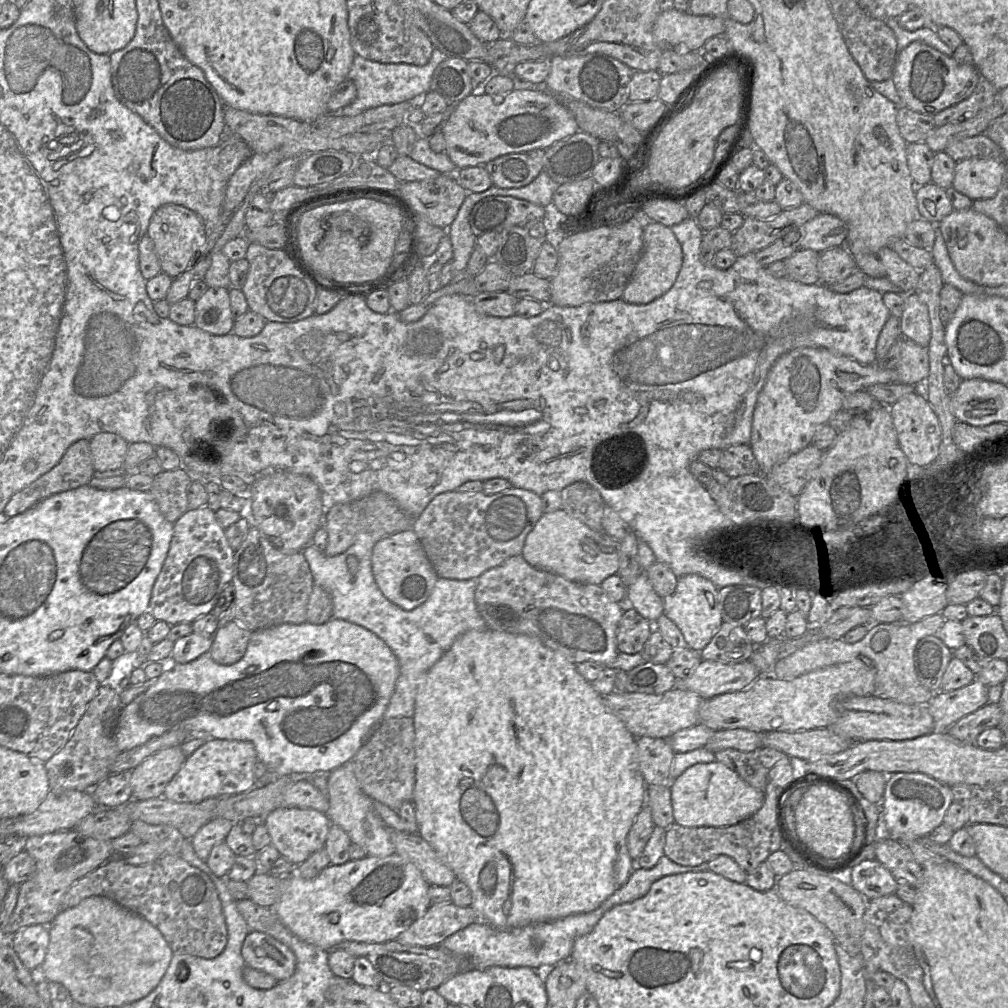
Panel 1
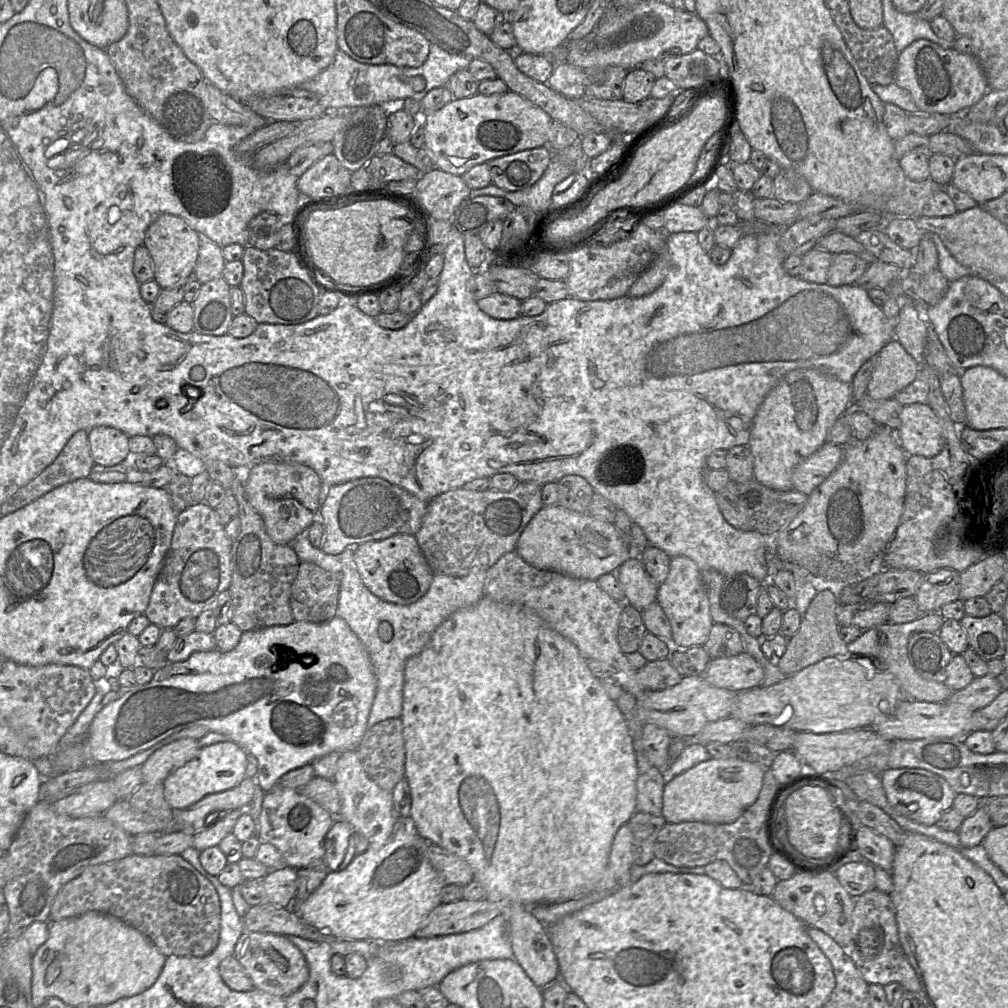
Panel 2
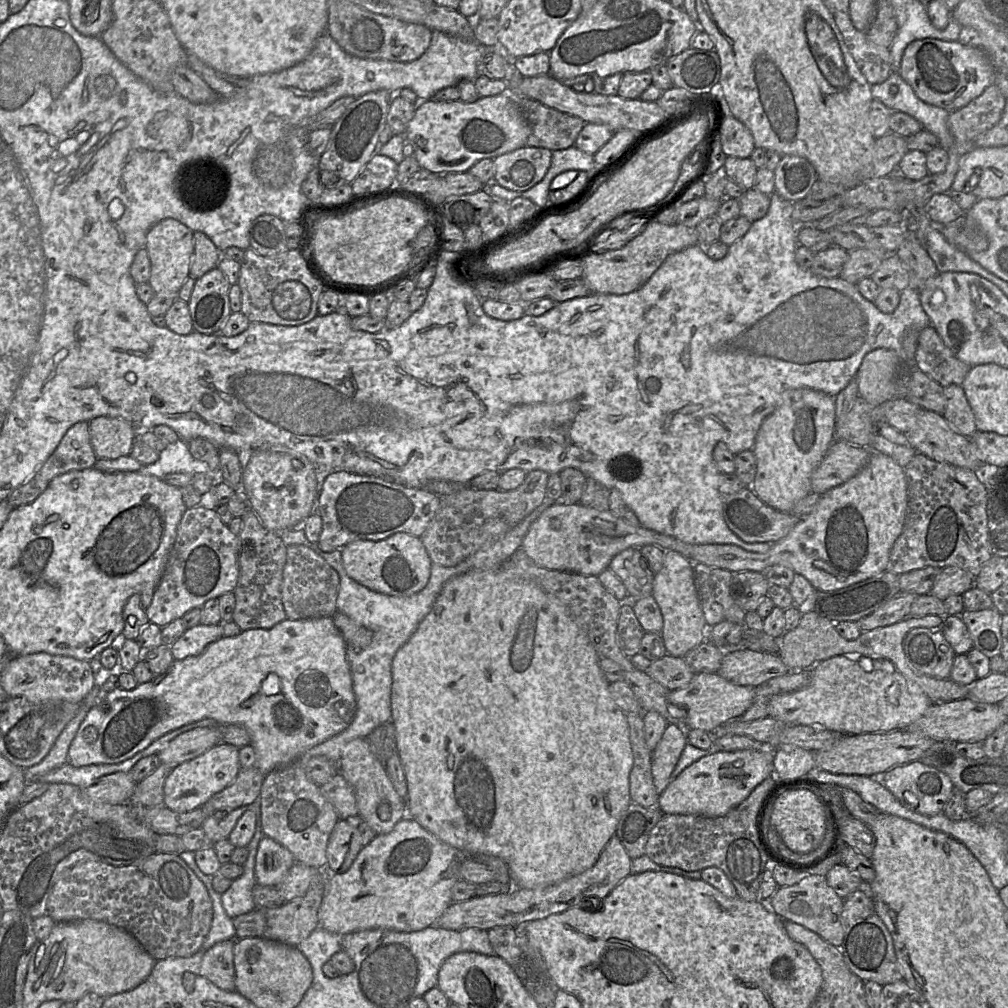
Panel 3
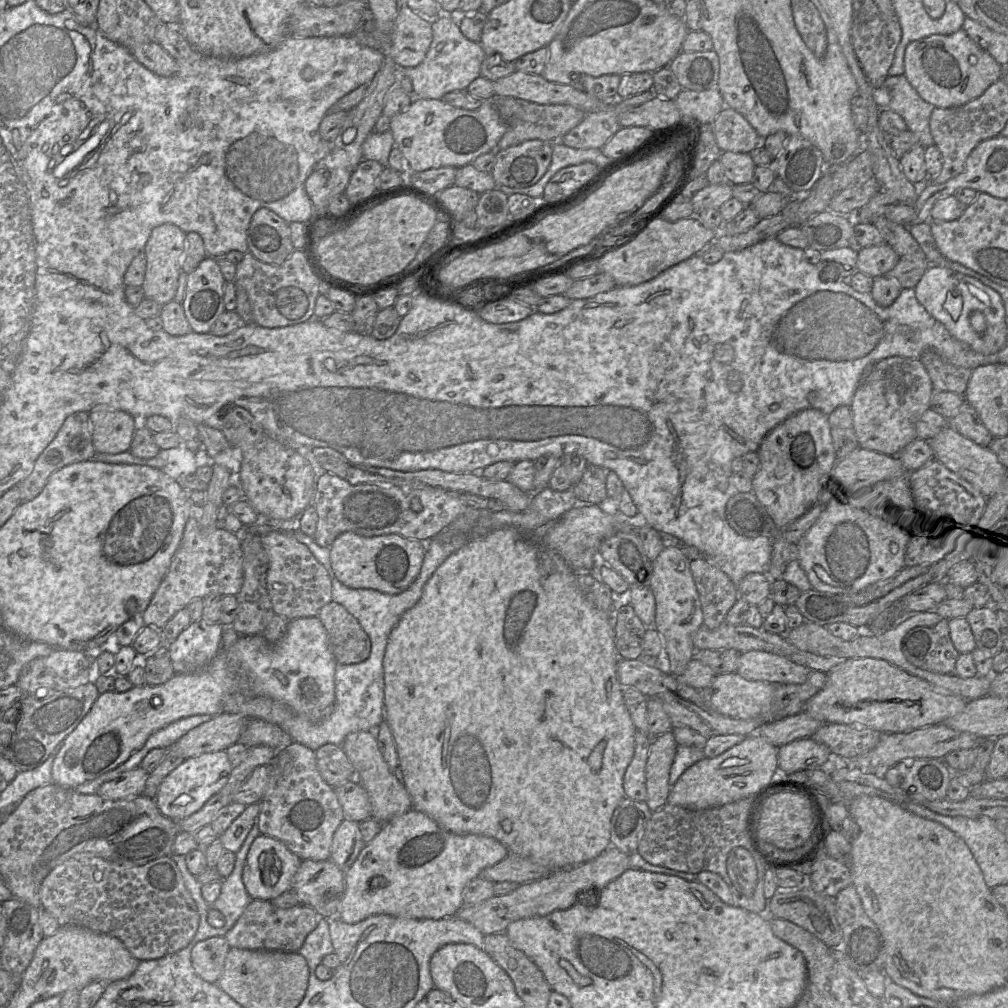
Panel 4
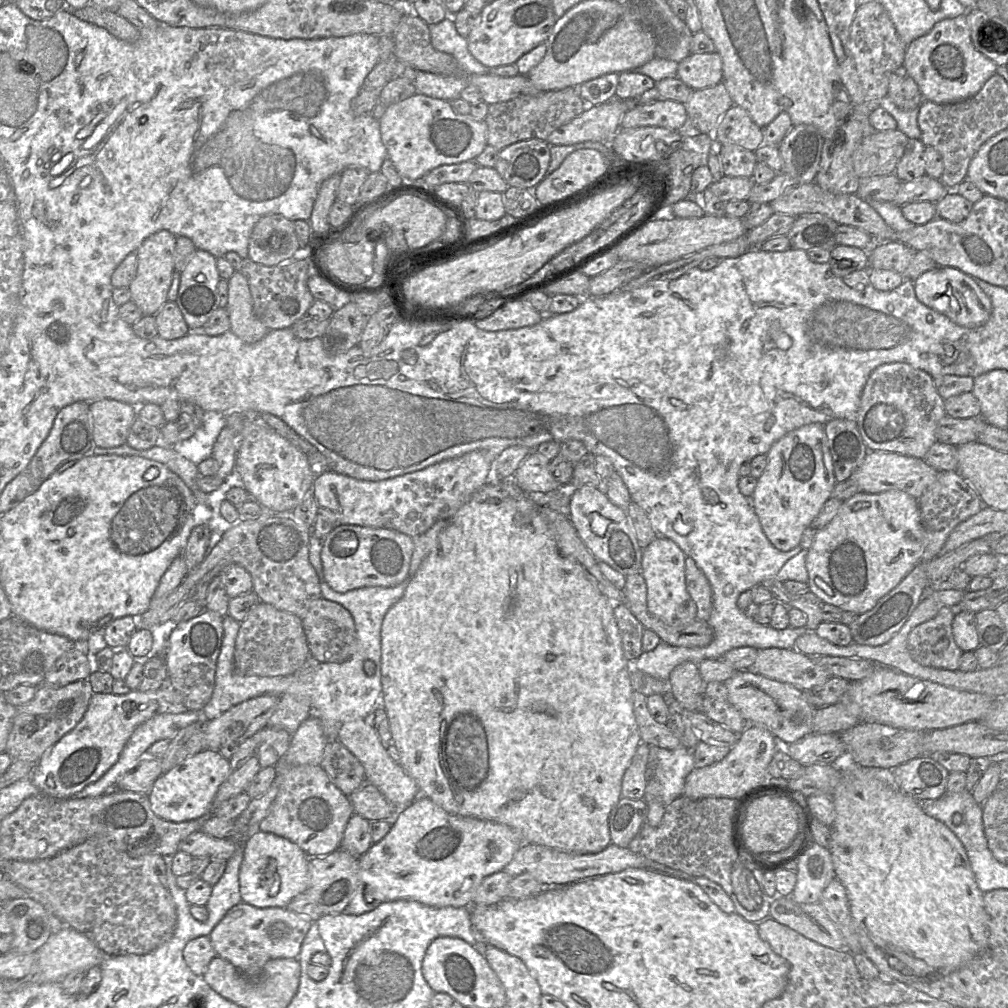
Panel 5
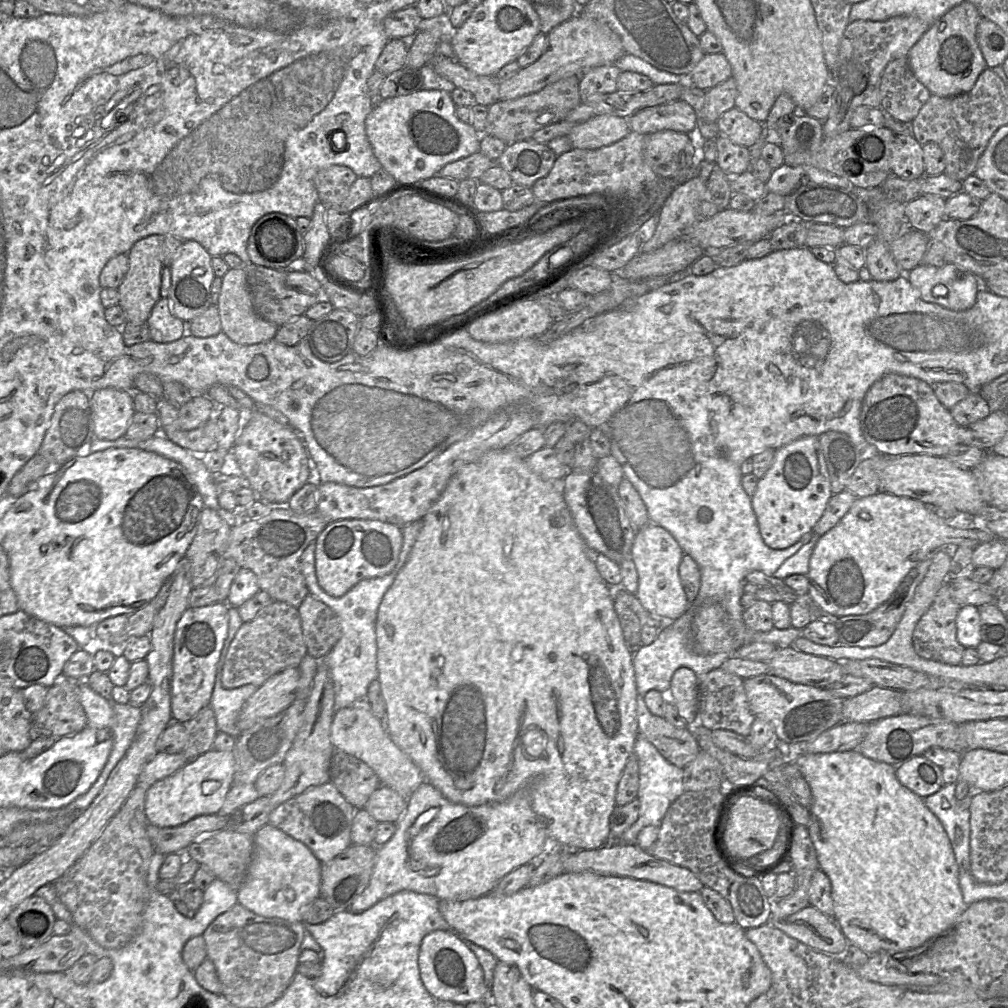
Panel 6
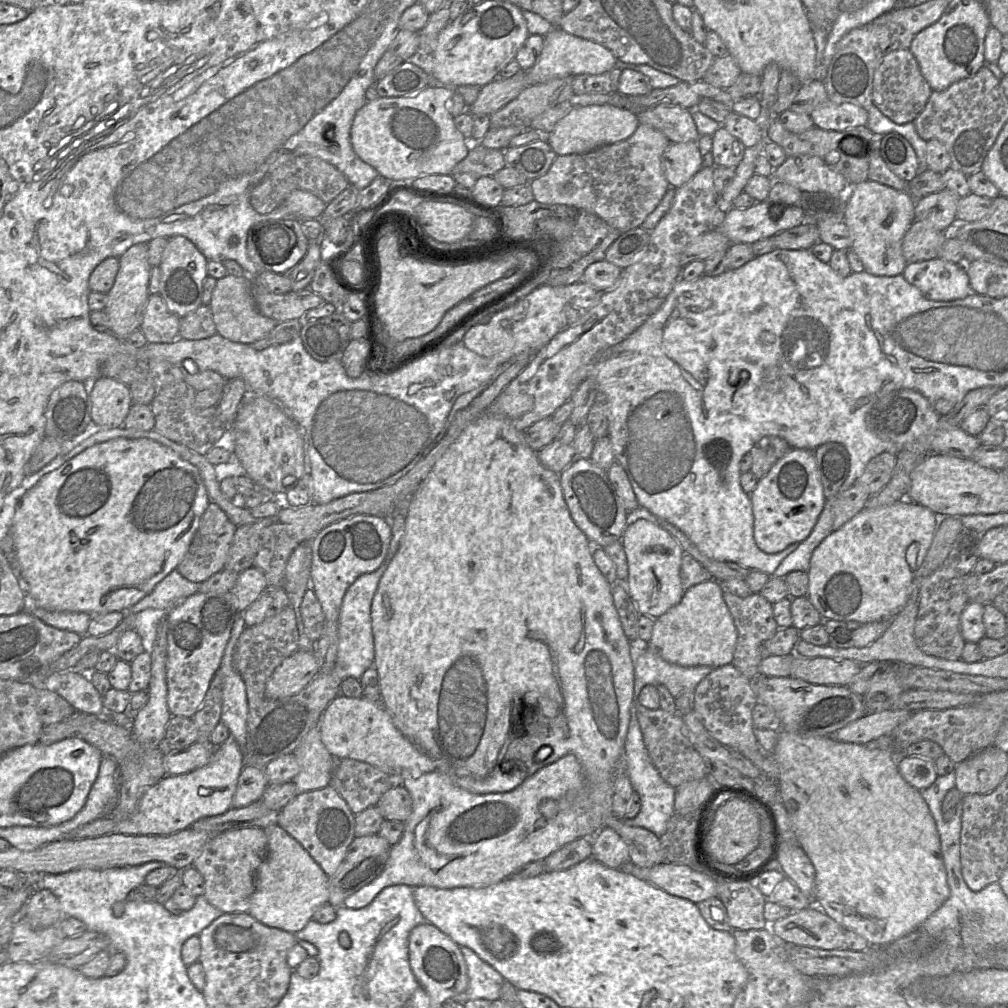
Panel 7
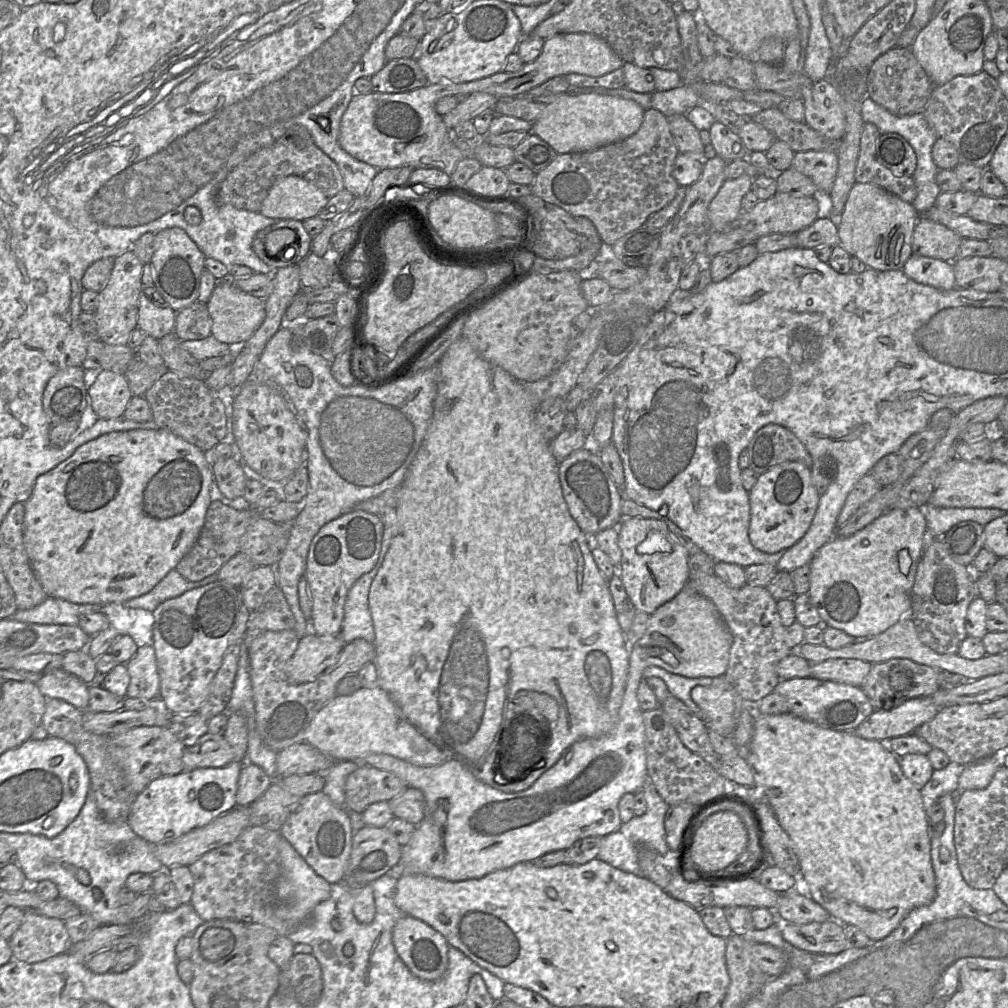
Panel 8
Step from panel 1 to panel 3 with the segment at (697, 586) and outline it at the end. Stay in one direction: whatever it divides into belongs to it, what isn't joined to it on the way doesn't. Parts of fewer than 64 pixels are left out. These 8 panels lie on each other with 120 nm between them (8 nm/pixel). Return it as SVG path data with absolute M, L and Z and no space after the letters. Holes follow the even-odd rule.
M664 551L663 567L654 575L652 596L663 616L661 636L668 655L684 657L707 639L707 623L695 586L693 562L677 551Z

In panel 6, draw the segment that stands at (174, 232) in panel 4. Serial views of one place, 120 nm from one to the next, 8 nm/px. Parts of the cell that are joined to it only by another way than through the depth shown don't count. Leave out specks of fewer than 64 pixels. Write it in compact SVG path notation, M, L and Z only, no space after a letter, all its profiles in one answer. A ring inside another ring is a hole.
M160 235L147 236L137 241L127 253L128 270L117 290L118 305L124 310L128 324L145 324L153 307L161 298L162 239L163 236Z

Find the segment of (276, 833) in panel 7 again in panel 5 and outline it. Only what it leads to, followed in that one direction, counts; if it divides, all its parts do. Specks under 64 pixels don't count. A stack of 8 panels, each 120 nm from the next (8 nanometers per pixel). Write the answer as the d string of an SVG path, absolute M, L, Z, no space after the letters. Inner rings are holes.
M261 830L246 841L239 873L242 902L257 908L286 908L296 895L308 888L309 856L294 842Z

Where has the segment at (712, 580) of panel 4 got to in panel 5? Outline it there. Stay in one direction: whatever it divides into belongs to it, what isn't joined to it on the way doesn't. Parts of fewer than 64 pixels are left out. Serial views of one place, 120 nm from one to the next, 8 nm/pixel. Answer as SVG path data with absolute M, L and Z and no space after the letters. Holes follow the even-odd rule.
M686 557L685 560L686 588L697 607L696 619L707 622L712 611L712 590L705 574L695 561Z

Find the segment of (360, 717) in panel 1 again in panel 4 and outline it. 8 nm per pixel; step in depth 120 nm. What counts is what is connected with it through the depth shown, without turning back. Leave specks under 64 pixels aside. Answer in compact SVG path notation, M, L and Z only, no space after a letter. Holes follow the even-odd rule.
M317 616L289 621L286 635L275 644L268 642L261 634L240 635L233 645L226 650L221 648L207 666L195 673L175 673L168 681L160 685L144 684L133 686L126 692L112 691L100 694L86 716L62 741L52 765L53 783L74 788L115 769L142 748L152 733L170 723L193 715L215 716L224 712L223 705L225 697L231 692L231 675L234 671L244 675L245 691L283 703L310 720L322 720L331 712L335 702L336 665L328 633Z

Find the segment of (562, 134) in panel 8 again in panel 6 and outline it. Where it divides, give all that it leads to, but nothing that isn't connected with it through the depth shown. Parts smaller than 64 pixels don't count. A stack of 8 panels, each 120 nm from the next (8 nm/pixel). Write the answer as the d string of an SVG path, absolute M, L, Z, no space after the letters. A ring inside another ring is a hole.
M605 114L577 123L568 137L573 148L598 149L621 140L630 131L627 118Z

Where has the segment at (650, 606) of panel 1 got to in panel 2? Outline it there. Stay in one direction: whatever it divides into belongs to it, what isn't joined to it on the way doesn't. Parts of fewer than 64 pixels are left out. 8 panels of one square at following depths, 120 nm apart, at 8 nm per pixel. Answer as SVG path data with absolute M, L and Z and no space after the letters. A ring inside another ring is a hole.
M640 557L626 560L616 571L627 602L643 610L657 599L658 585L649 576Z

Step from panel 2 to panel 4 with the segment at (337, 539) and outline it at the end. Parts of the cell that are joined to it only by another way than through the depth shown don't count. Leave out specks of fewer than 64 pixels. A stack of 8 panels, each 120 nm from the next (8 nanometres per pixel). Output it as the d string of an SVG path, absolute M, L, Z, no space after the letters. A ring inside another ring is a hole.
M326 472L317 479L315 476L315 495L313 505L318 513L317 528L314 540L323 547L331 547L335 539L345 532L354 532L365 537L385 534L399 534L403 537L428 542L439 534L458 516L465 513L467 504L453 491L442 488L415 489L406 493L402 487L391 483L359 483L351 484L337 475Z

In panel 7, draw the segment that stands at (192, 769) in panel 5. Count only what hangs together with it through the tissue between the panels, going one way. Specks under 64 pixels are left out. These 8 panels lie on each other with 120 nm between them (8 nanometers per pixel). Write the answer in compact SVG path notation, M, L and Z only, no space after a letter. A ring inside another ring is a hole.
M230 735L217 746L211 762L201 768L181 775L166 775L143 794L137 810L128 818L105 817L81 825L63 840L81 840L111 834L171 835L189 828L195 821L218 816L232 808L239 775L244 767L243 754Z

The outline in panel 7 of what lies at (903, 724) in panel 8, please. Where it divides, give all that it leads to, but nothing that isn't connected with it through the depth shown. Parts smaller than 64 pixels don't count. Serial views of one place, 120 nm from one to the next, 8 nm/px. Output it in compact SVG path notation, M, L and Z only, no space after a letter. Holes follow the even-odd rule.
M886 710L865 714L836 731L831 737L840 742L870 744L877 738L890 733L906 721L911 714L907 710Z

